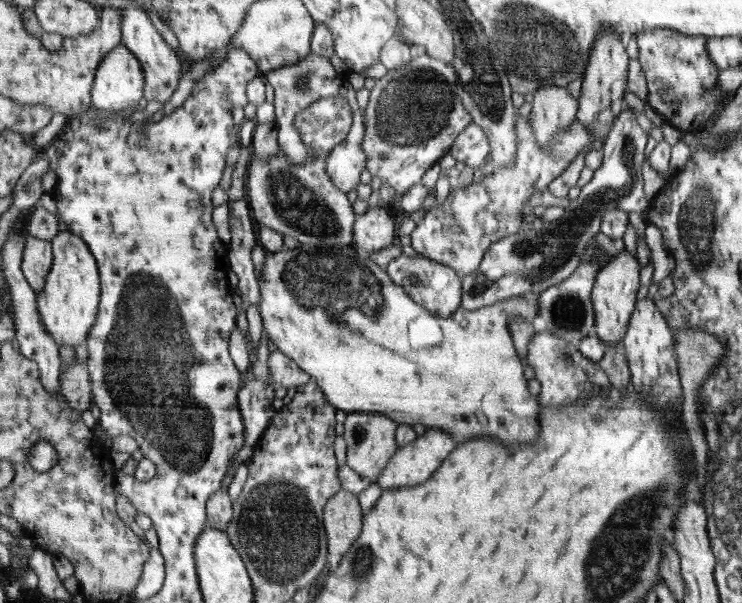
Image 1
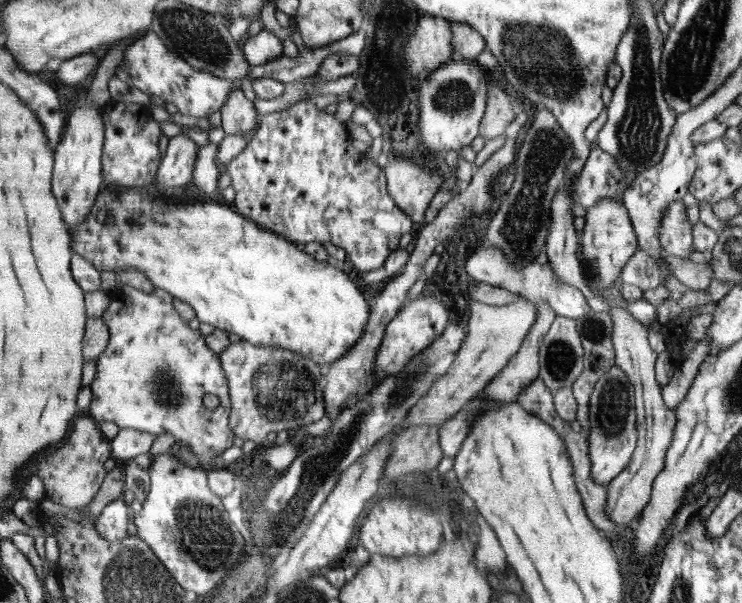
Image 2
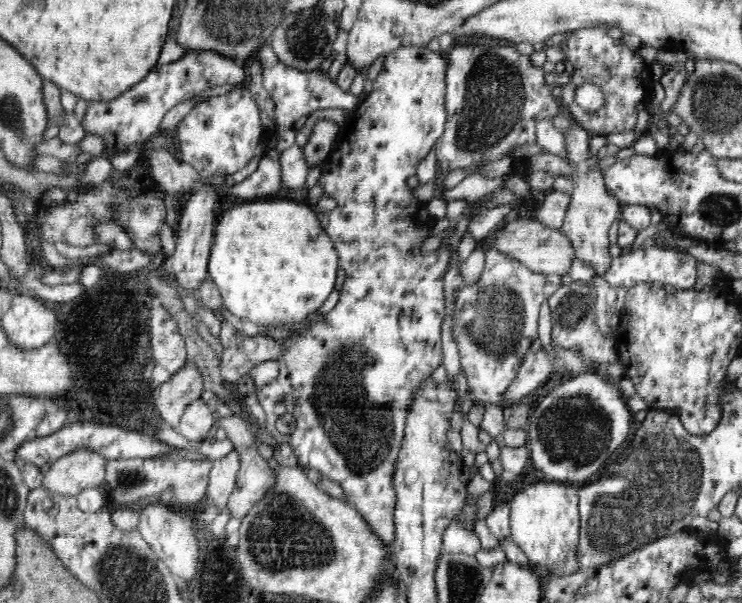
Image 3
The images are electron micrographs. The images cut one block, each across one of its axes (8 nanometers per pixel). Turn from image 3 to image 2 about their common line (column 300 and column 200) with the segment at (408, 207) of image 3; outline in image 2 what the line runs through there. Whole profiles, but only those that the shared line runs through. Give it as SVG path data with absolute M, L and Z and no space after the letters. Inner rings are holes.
M119 282L110 292L110 304L101 319L108 327L108 346L96 363L96 373L91 383L91 403L88 414L100 423L110 421L120 429L130 428L148 432L158 437L172 434L176 443L183 442L197 456L200 465L207 466L218 454L232 446L234 438L230 428L229 414L232 399L229 397L229 381L221 365L221 357L210 350L204 336L188 326L186 320L172 306L172 295L163 288L145 292ZM206 394L216 394L219 405L210 410L202 403Z

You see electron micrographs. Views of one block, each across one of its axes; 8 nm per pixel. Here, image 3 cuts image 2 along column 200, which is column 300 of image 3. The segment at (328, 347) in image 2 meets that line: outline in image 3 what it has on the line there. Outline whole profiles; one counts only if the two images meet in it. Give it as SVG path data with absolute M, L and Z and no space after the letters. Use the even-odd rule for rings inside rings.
M270 196L237 200L218 210L207 269L212 284L222 295L223 304L234 316L262 326L302 322L315 315L326 302L336 282L338 253L310 208L287 198Z

